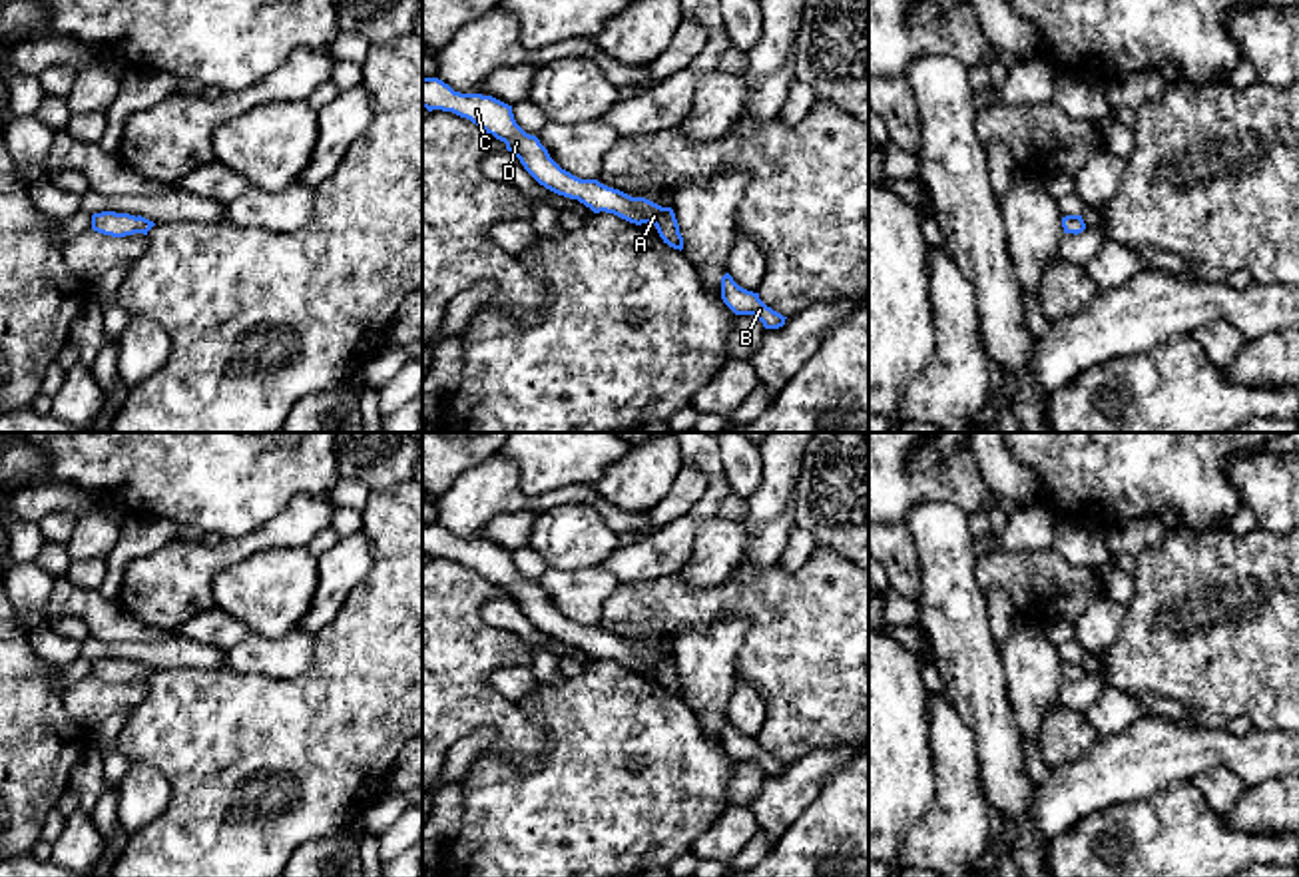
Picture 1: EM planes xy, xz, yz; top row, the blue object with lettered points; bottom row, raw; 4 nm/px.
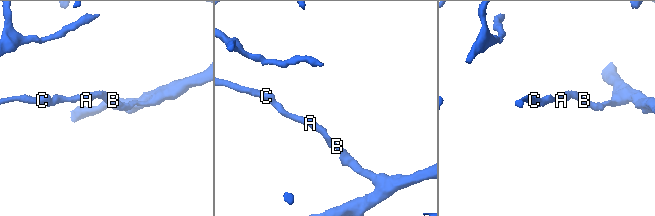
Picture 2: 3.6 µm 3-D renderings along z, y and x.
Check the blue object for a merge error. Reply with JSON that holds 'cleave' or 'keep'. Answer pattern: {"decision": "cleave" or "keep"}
{"decision": "cleave"}

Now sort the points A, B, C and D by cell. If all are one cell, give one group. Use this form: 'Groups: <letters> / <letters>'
Groups: A B / C D

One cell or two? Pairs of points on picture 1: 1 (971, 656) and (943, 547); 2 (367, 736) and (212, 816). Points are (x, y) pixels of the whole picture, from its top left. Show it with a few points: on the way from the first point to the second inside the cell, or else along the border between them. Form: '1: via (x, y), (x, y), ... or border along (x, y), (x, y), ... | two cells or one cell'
1: via (957, 628), (947, 575) | one cell
2: via (329, 758), (301, 786), (250, 788) | one cell

